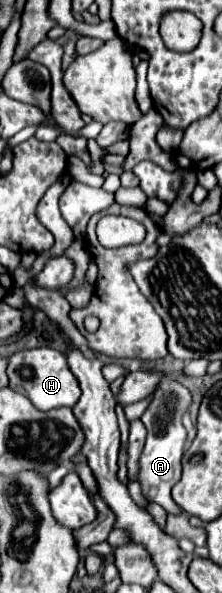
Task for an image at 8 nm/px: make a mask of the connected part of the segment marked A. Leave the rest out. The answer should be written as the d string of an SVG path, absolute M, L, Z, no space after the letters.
M165 378L159 384L159 388L155 390L155 396L153 396L149 408L141 416L141 420L147 428L147 442L145 442L145 448L139 456L139 474L137 474L139 484L143 488L143 496L149 502L163 506L169 514L181 514L183 512L177 506L177 502L173 500L171 488L181 478L181 456L183 456L185 442L187 442L187 430L181 424L181 414L189 408L189 404L191 404L189 390L181 382Z

